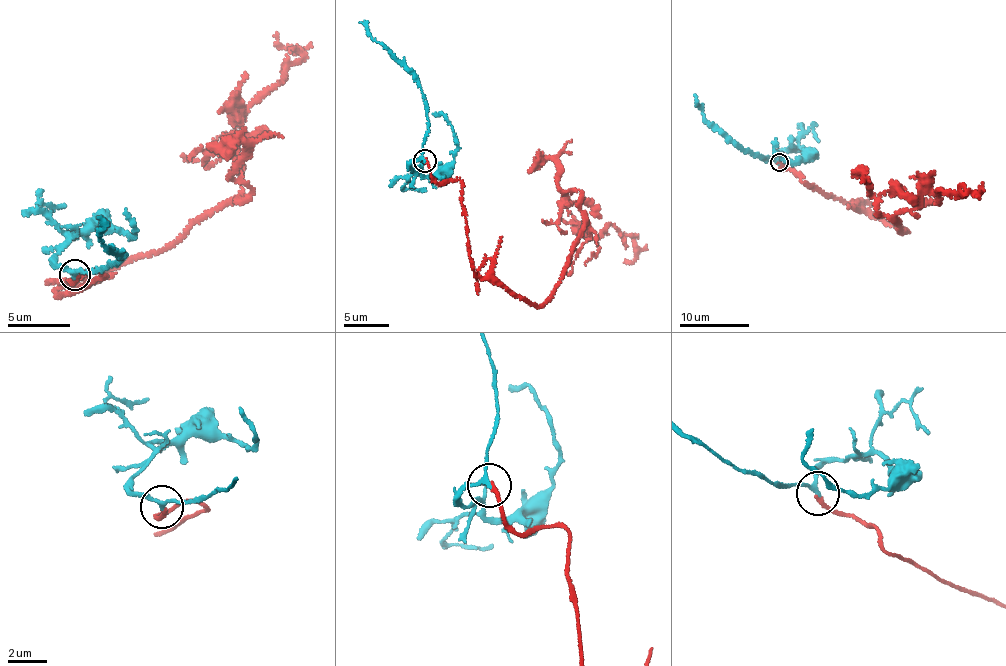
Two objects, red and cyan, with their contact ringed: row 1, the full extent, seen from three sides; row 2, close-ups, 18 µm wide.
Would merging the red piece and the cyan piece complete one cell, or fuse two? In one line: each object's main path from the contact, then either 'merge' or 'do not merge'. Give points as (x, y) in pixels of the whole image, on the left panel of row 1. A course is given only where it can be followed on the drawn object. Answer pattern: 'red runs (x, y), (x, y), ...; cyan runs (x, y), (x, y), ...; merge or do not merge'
red runs (77, 275), (102, 275), (56, 291), (174, 241), (239, 191), (236, 120), (302, 52), (276, 32); cyan runs (74, 275), (108, 267), (125, 256), (105, 248), (100, 231), (104, 222), (98, 217); merge

